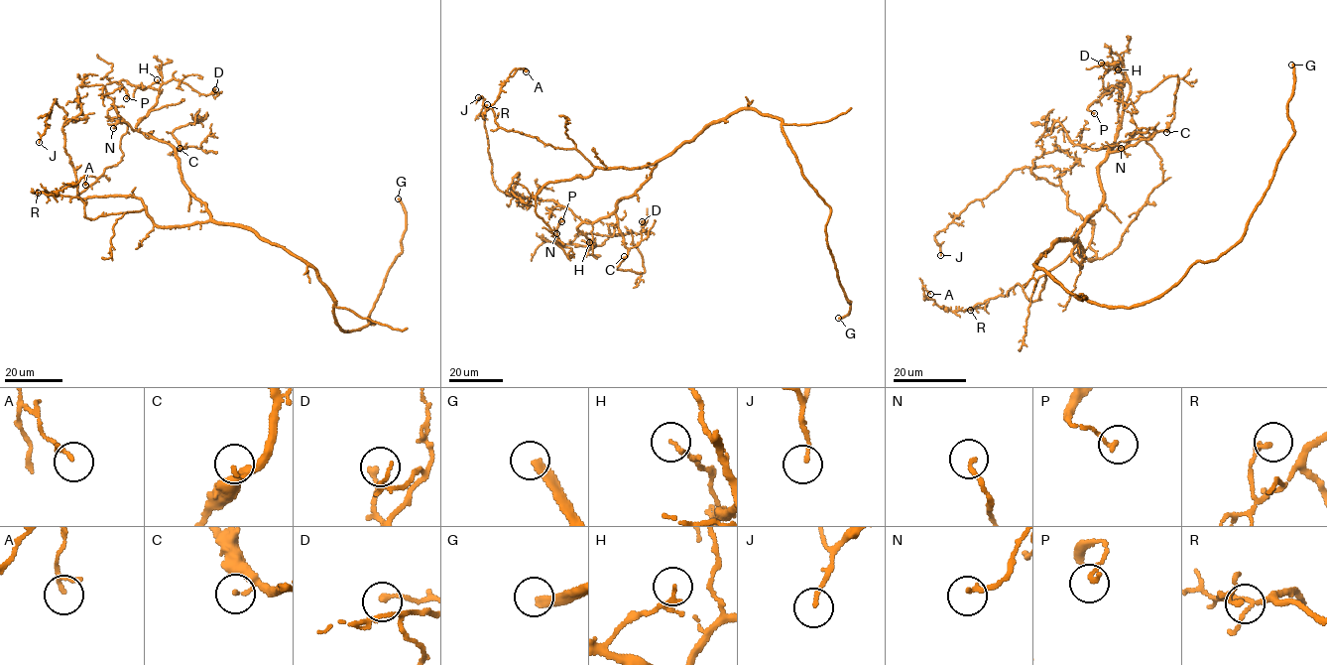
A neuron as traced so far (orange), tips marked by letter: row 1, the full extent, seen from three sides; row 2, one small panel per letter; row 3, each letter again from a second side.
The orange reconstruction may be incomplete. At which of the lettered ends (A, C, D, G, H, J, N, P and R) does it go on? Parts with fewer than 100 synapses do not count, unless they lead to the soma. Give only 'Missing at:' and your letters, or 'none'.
Missing at: G

